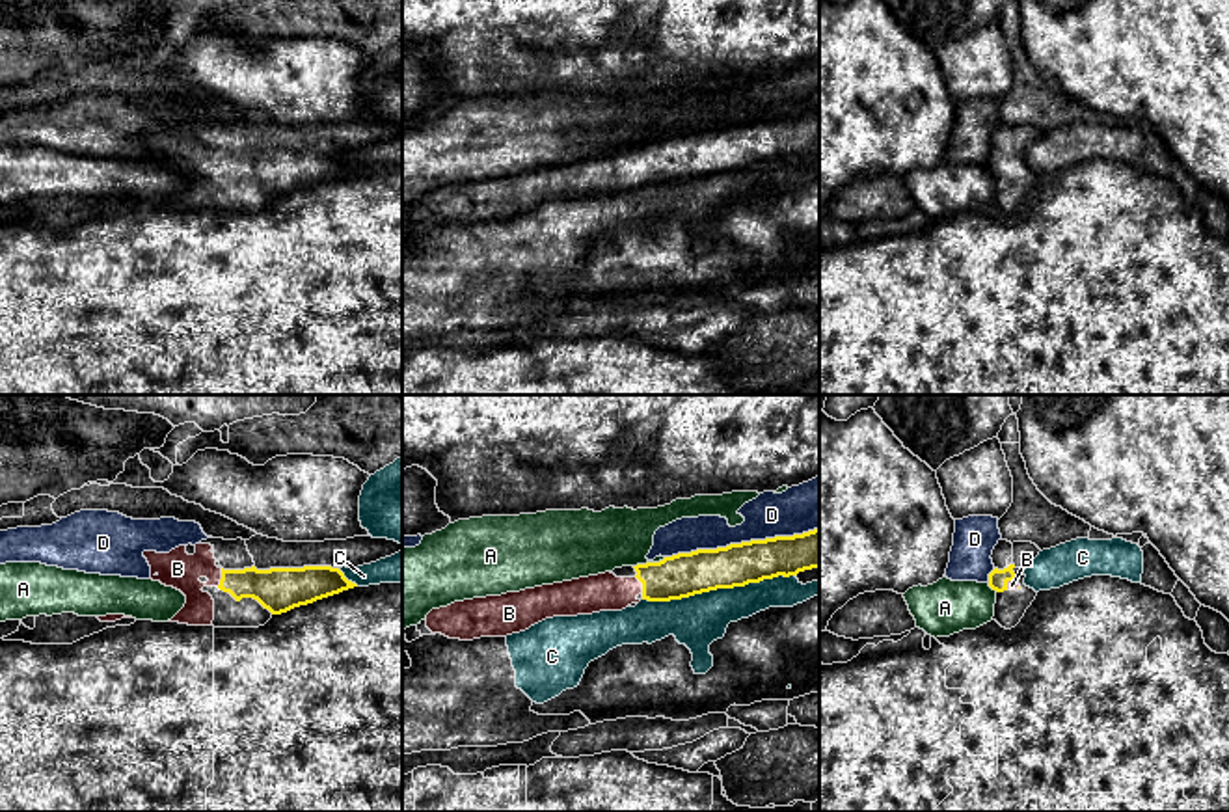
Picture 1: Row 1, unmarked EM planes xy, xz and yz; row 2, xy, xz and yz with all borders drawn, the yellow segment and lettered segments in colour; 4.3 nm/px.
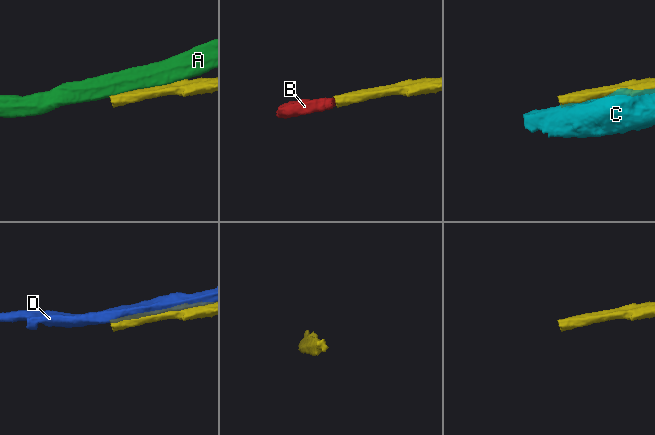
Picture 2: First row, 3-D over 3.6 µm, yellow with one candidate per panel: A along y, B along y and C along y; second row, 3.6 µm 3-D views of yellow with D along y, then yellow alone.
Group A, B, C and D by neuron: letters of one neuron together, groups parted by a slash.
A / B / C / D

